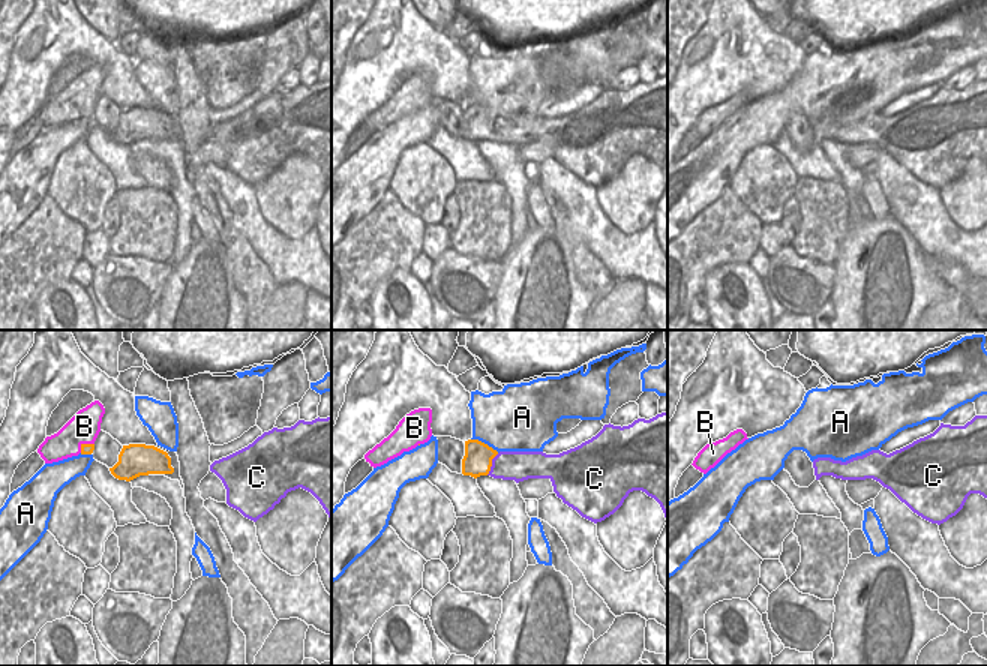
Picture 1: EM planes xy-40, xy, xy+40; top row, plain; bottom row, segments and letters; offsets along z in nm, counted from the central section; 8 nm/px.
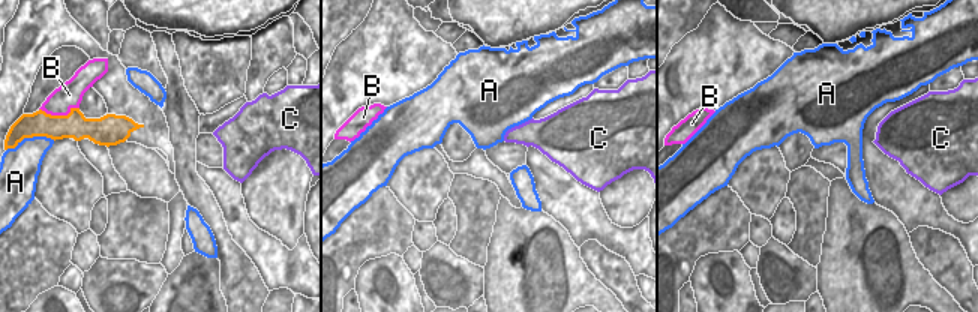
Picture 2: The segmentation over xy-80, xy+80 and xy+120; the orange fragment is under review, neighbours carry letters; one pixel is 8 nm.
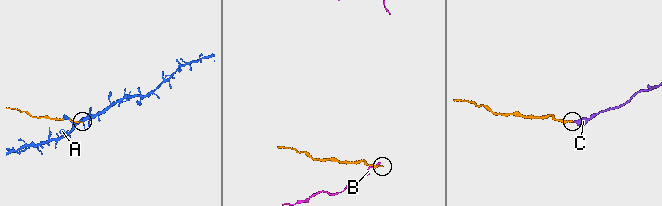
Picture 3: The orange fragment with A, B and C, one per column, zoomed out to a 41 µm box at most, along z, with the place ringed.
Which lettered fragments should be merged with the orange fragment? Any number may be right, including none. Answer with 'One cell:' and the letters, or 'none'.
One cell: C

